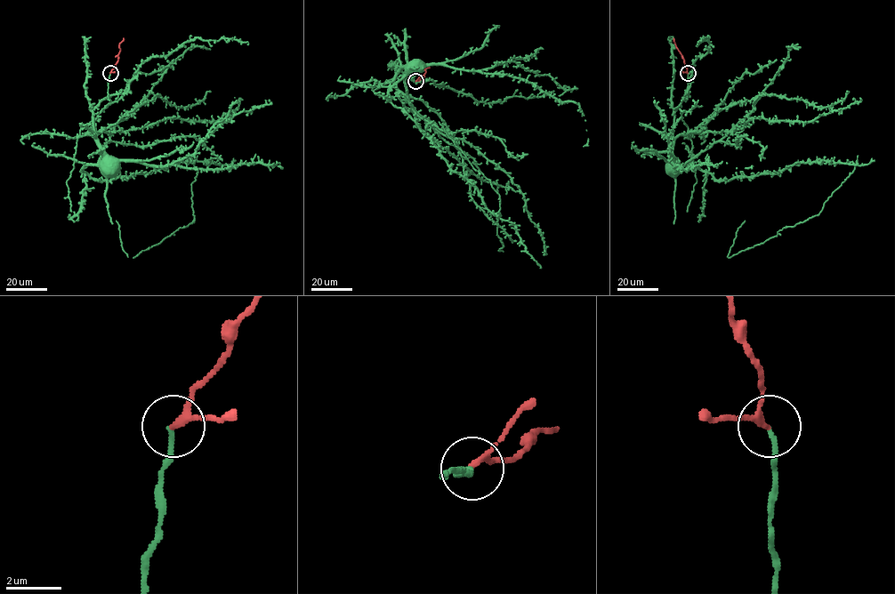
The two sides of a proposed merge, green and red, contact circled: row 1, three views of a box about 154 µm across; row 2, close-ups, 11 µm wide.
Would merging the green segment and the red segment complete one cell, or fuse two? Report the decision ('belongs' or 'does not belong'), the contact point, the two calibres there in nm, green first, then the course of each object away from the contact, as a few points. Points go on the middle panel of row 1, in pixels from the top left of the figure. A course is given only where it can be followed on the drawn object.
does not belong | (415, 81) | 150/170 nm | green via (415, 81), (399, 68), (415, 61) | red via (415, 81), (423, 77), (424, 69), (429, 67)

